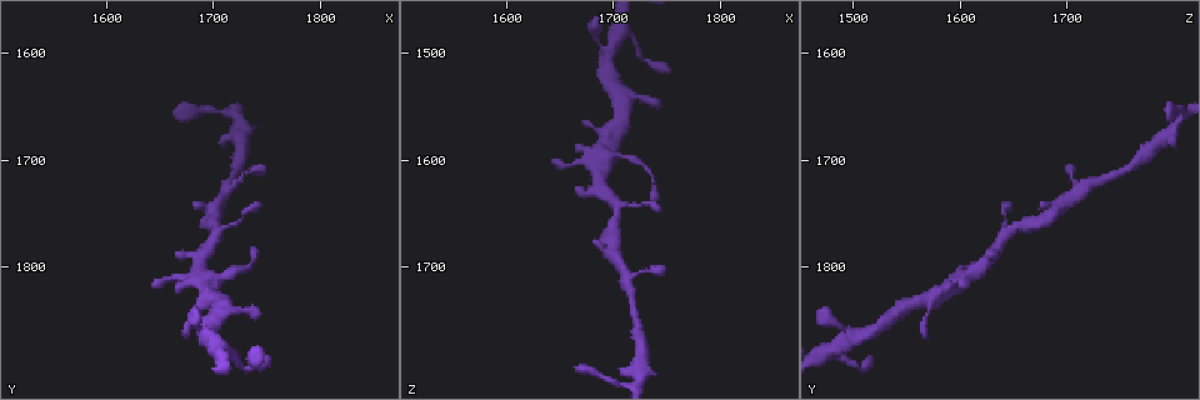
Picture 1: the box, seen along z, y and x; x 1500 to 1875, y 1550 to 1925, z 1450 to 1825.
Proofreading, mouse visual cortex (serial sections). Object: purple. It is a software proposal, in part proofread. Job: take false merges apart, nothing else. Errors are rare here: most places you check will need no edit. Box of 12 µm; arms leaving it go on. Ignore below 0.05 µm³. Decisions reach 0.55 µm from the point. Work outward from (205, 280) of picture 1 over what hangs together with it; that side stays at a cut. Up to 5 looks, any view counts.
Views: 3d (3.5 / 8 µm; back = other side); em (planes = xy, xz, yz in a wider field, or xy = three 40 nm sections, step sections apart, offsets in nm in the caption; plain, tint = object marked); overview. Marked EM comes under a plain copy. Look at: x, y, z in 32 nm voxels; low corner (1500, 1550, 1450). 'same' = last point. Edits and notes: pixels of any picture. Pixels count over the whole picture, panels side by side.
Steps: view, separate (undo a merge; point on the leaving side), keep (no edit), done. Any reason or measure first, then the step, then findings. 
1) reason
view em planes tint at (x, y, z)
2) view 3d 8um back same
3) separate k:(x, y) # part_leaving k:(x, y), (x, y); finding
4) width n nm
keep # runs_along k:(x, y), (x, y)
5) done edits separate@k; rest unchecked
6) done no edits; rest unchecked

branch point
view 3d 3.5um at (1712, 1730, 1710)

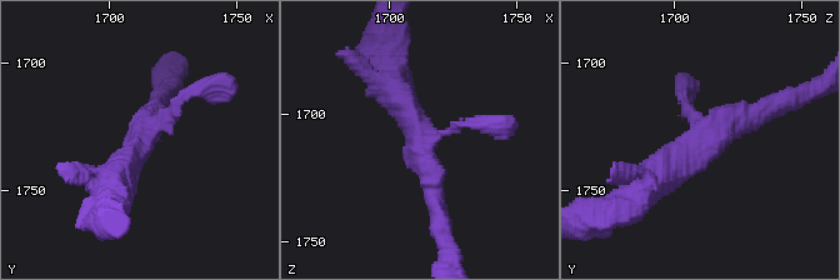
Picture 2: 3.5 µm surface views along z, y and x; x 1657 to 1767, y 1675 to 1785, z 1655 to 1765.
keep # one cell here

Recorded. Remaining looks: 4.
calibre changes
view 3d 3.5um back at (1684, 1854, 1482)

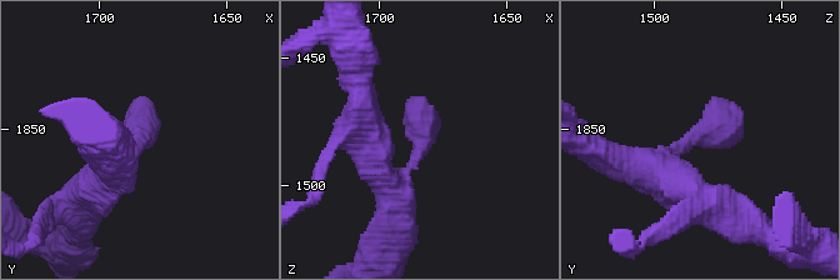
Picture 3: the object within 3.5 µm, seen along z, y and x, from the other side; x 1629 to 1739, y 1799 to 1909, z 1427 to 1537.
need the tissue
view em xy step 5 tint at (1684, 1852, 1482)

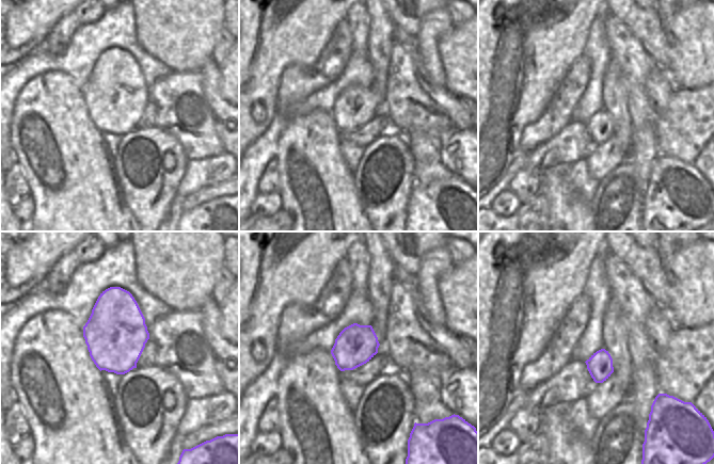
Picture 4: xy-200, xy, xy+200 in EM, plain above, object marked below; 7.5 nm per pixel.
keep # runs_along 3:(639, 165), (655, 170), (741, 111); one cell here

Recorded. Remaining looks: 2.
done no edits; rest unchecked

